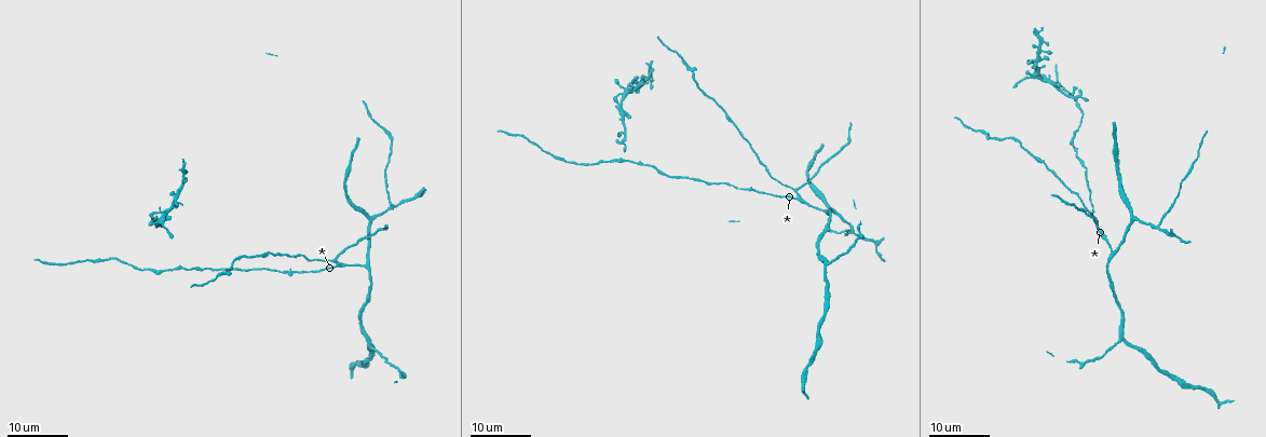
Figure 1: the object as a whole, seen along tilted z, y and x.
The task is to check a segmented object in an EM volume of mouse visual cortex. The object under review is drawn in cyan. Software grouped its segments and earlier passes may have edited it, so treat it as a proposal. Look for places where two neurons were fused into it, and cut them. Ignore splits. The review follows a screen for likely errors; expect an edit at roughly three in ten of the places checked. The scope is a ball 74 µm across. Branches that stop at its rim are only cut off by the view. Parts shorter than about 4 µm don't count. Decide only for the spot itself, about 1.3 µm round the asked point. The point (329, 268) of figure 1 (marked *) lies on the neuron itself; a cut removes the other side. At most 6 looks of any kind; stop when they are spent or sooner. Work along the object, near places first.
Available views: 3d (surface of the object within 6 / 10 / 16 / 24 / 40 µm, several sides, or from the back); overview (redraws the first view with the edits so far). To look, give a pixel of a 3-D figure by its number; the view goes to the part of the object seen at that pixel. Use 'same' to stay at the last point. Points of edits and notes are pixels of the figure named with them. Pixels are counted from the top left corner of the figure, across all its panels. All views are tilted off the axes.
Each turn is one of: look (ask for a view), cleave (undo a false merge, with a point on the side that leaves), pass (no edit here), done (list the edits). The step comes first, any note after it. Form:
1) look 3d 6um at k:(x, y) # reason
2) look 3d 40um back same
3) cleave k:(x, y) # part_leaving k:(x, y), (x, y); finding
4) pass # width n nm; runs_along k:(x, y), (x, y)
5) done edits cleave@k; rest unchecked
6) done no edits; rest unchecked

look 3d 24um at 1:(1100, 232) # two arms in line, one across

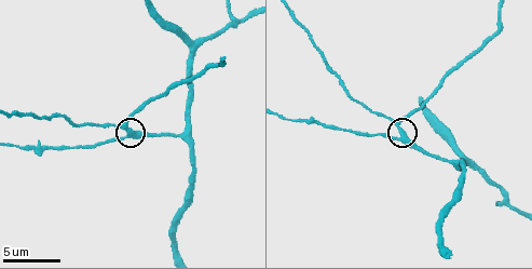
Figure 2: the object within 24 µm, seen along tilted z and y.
look 3d 6um at 2:(130, 134)

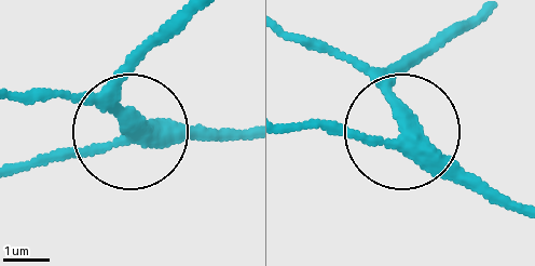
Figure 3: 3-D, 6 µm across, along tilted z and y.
pass # runs_along 3:(69, 154), (127, 130), (68, 94); continuous, no second neuron

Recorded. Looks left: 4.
look 3d 24um at 1:(621, 120) # sudden change in width

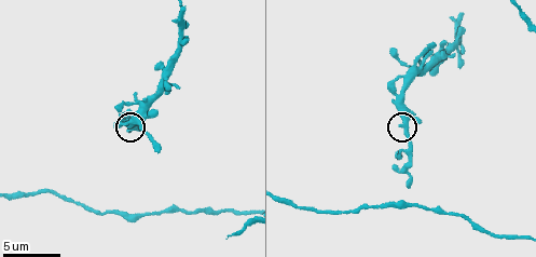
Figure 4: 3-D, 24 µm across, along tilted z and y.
look 3d 6um at 4:(407, 124) # closer look

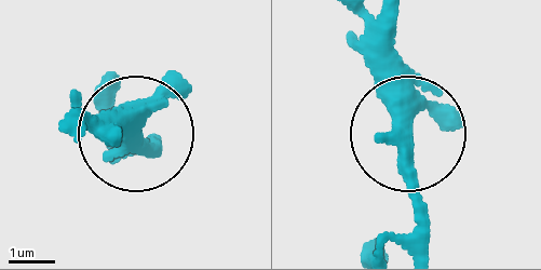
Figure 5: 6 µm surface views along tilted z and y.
pass # width 410 nm; one neuron here

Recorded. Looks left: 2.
look 3d 10um at 2:(504, 201) # arms part here

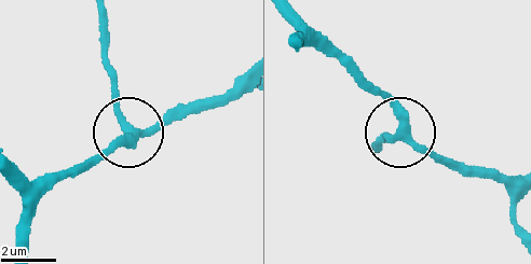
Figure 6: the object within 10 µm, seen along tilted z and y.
look 3d 10um back at 6:(132, 129) # from behind

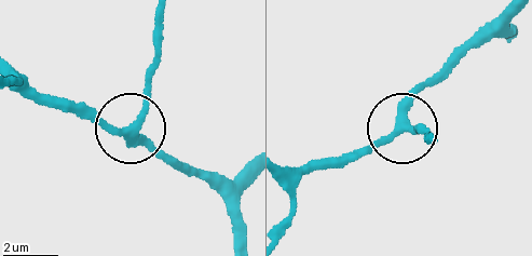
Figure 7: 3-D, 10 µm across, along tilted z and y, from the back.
pass # width 270 nm; continuous, no second neuron

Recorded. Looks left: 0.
done no edits; rest unchecked

